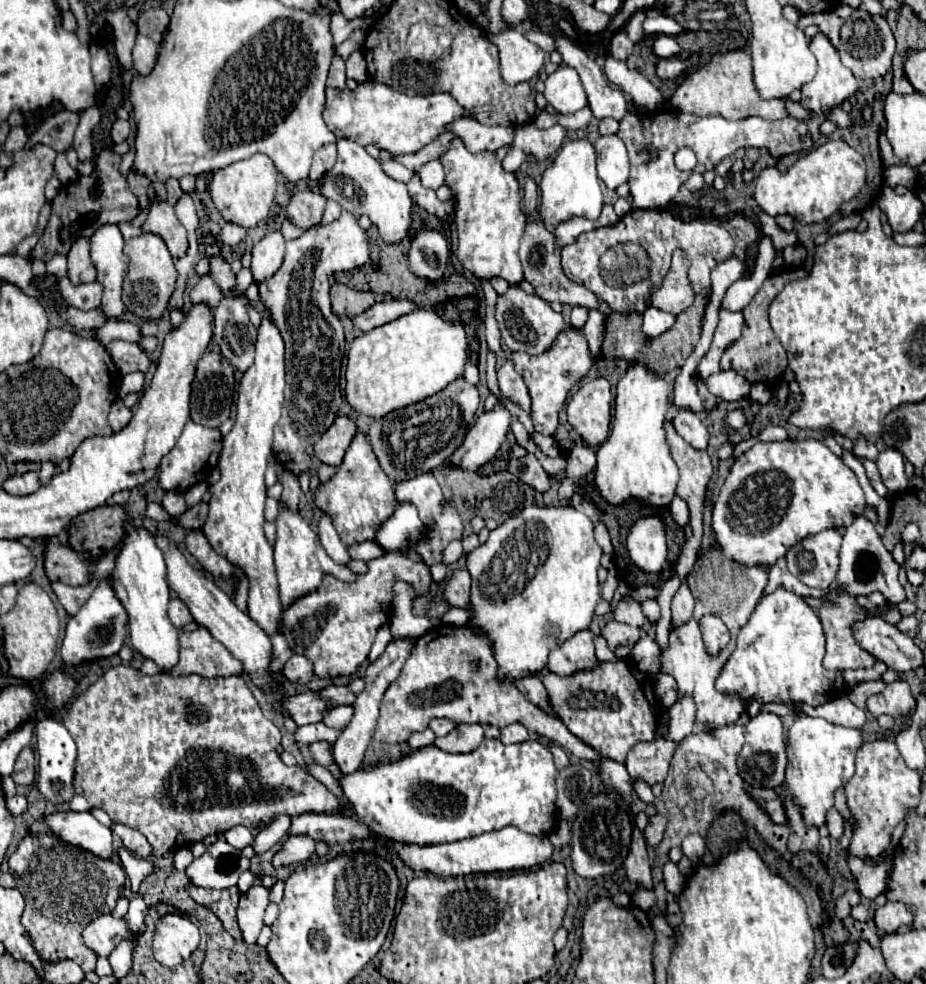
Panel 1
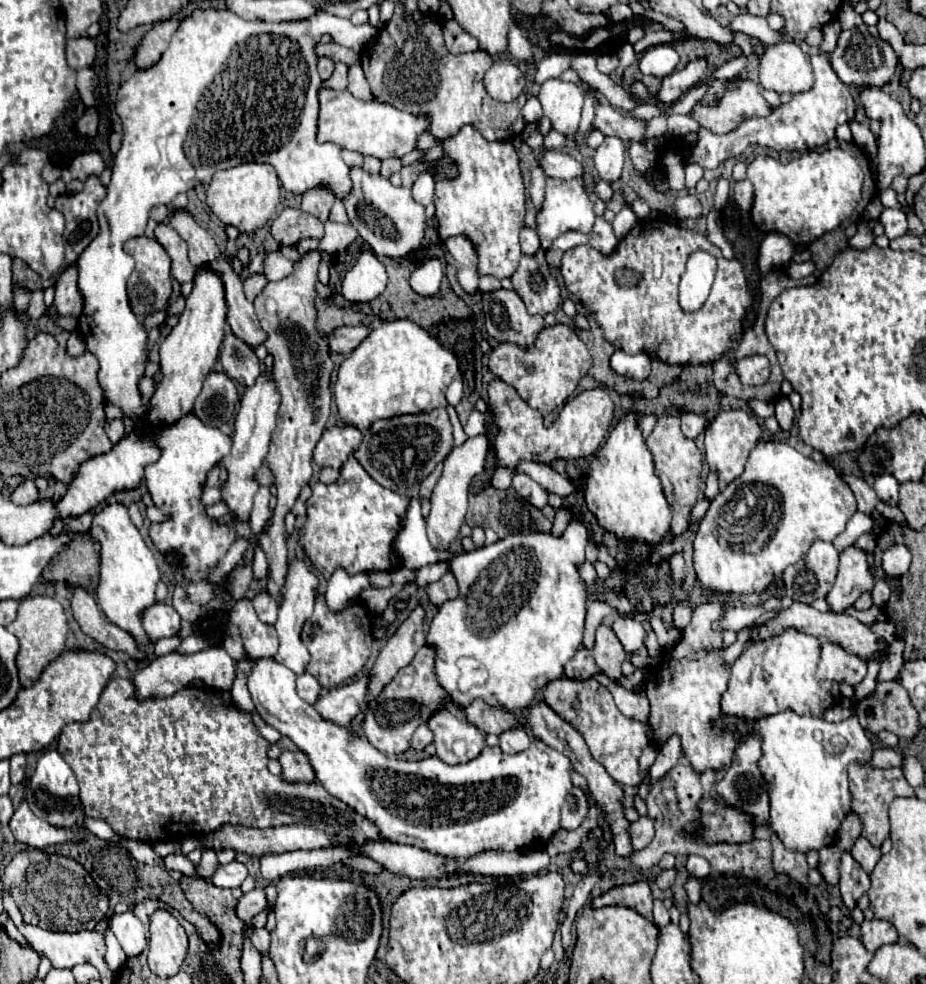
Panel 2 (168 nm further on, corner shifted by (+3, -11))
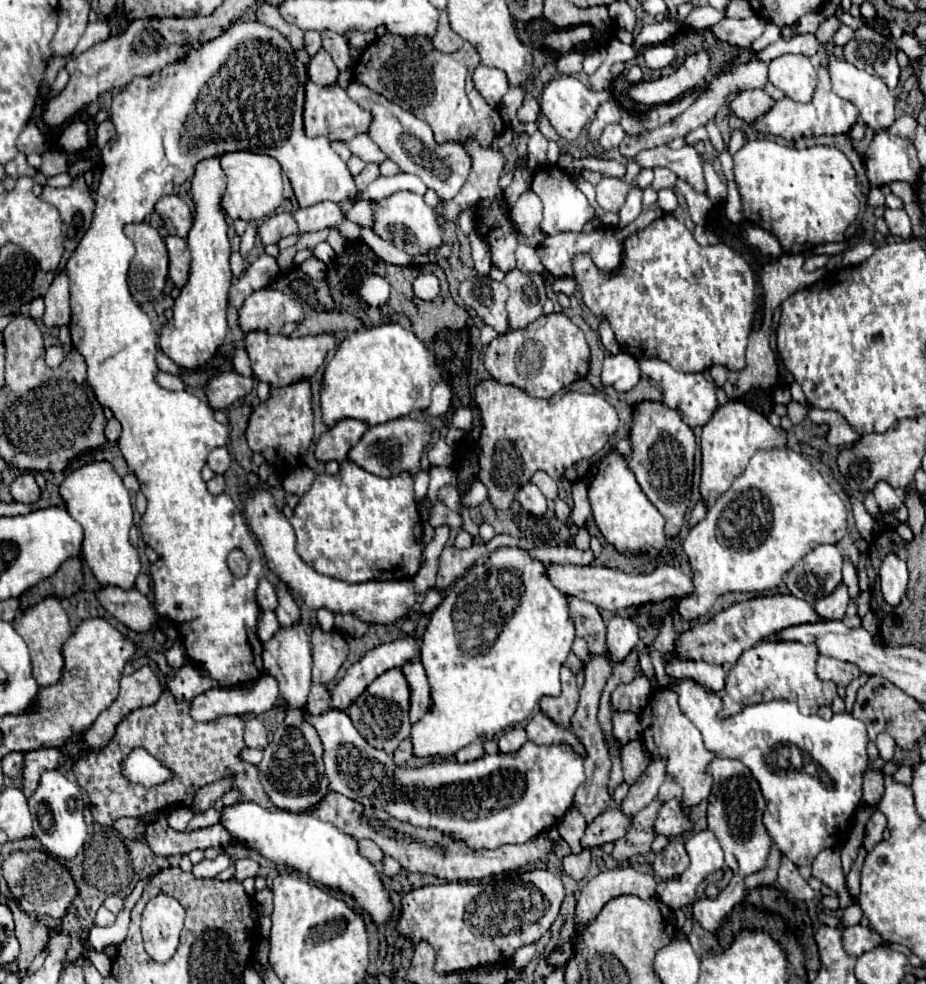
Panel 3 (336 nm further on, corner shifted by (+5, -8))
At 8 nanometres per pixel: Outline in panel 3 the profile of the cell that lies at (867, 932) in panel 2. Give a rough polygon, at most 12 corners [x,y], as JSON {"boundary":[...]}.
{"boundary":[[865,924],[843,930],[851,956],[883,944],[883,936]]}

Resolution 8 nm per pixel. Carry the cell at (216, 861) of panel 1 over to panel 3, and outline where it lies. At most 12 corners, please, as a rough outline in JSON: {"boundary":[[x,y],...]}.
{"boundary":[[251,858],[235,860],[235,880],[255,878],[259,864]]}

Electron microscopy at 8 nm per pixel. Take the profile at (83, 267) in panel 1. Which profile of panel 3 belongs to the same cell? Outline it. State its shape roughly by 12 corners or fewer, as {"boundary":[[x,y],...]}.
{"boundary":[[57,274],[45,298],[43,324],[69,324],[69,276]]}

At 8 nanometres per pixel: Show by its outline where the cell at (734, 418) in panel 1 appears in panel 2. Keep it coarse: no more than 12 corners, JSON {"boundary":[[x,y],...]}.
{"boundary":[[729,409],[705,429],[705,459],[725,489],[763,441],[753,413]]}

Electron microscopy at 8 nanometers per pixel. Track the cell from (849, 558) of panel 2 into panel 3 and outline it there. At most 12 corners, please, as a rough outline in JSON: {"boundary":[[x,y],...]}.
{"boundary":[[841,582],[829,596],[815,602],[825,620],[841,620],[849,592]]}

